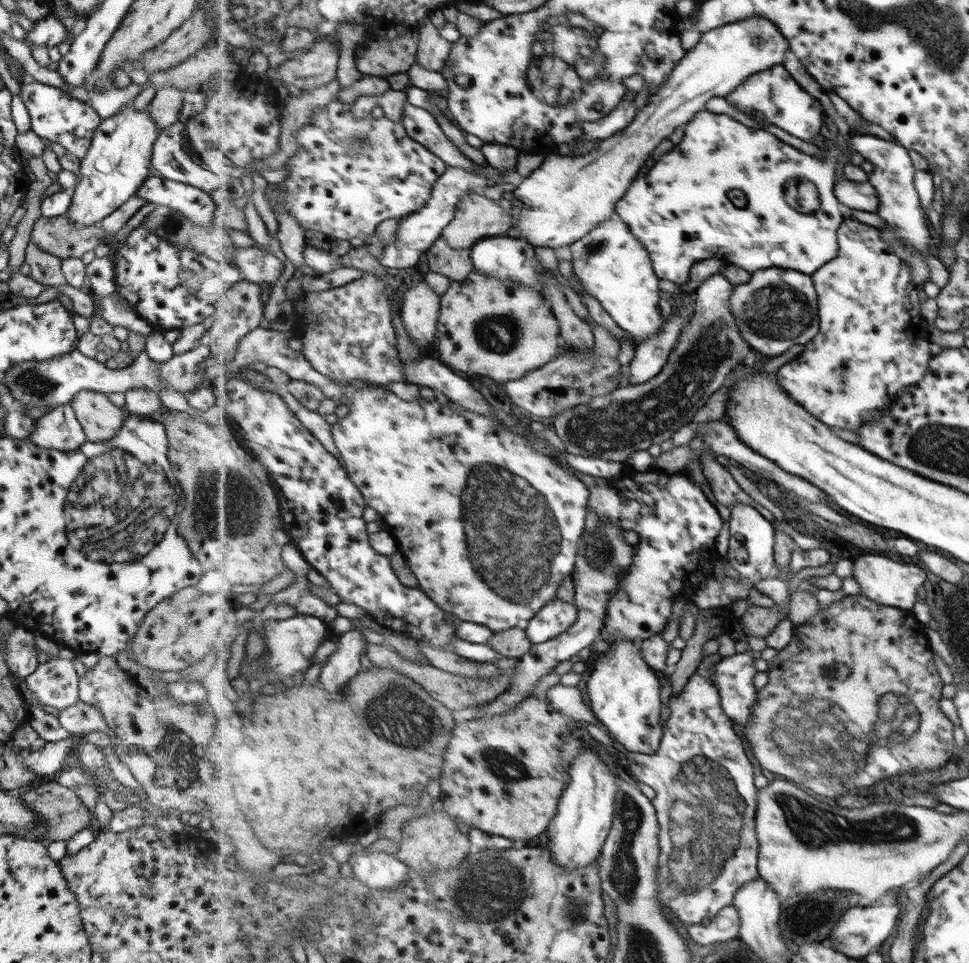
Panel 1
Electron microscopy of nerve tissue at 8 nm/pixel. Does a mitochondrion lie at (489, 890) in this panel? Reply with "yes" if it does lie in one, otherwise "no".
yes

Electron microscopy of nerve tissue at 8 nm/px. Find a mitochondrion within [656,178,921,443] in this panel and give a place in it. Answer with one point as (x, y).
(784, 312)

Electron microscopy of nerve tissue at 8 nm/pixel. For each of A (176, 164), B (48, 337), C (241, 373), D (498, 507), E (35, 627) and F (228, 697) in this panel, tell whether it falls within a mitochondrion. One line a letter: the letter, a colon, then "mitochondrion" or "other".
A: other
B: other
C: other
D: mitochondrion
E: other
F: other

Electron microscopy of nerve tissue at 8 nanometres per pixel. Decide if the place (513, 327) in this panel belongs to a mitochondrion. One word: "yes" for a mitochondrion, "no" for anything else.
yes

